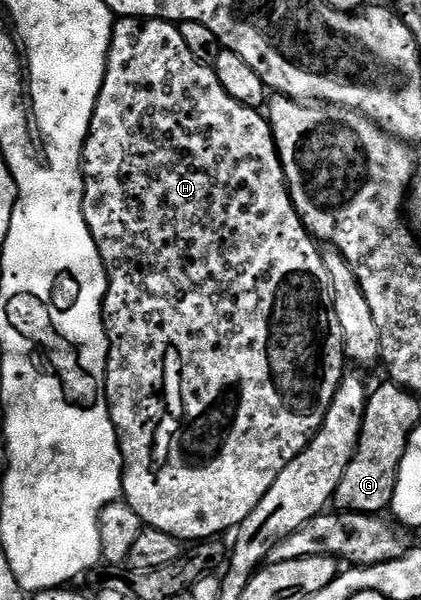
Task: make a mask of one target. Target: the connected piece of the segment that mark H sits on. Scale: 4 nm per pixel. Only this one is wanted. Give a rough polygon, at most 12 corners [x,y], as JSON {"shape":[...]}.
{"shape":[[113,23],[124,501],[236,531],[347,373],[261,110]]}

